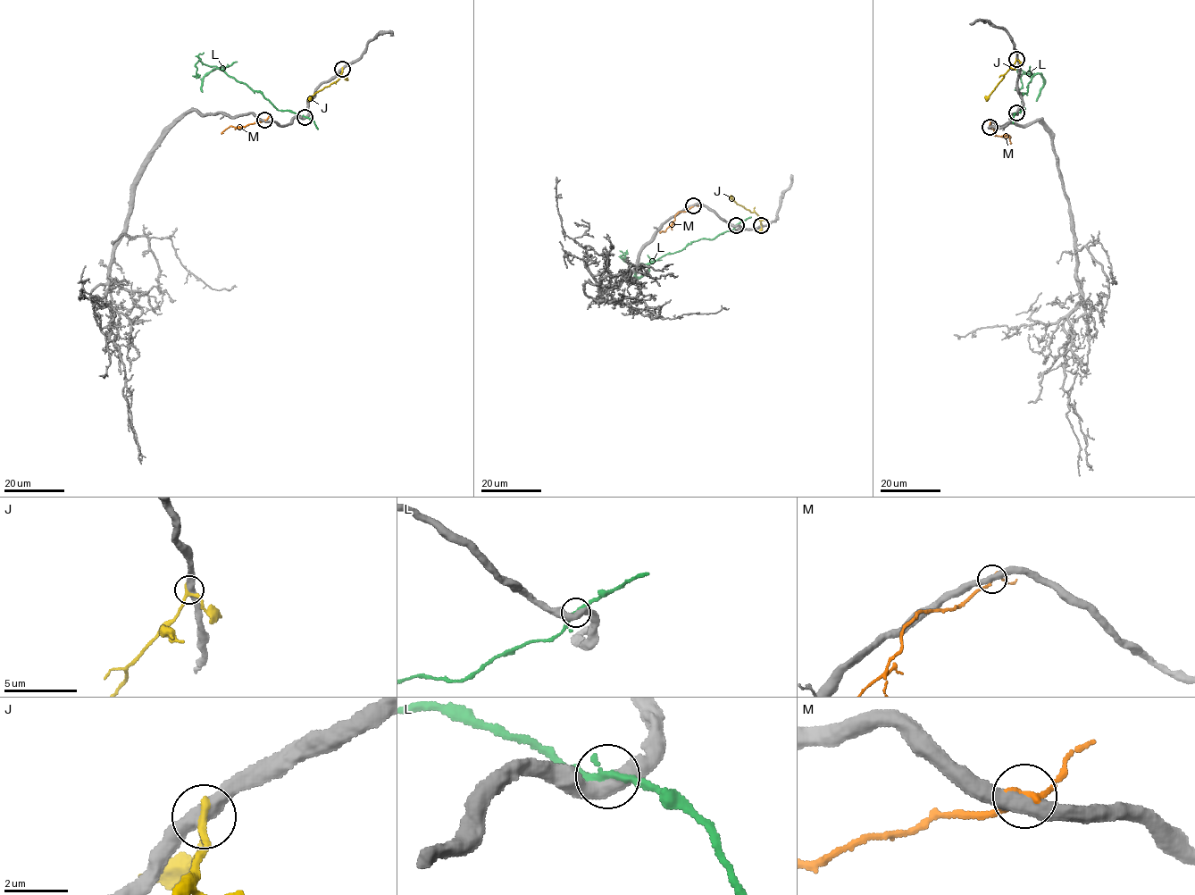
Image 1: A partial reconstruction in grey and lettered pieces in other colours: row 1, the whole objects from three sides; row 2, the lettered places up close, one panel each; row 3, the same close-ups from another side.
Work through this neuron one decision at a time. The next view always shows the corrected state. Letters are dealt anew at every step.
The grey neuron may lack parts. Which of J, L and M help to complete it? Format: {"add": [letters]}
{"add": ["L"]}

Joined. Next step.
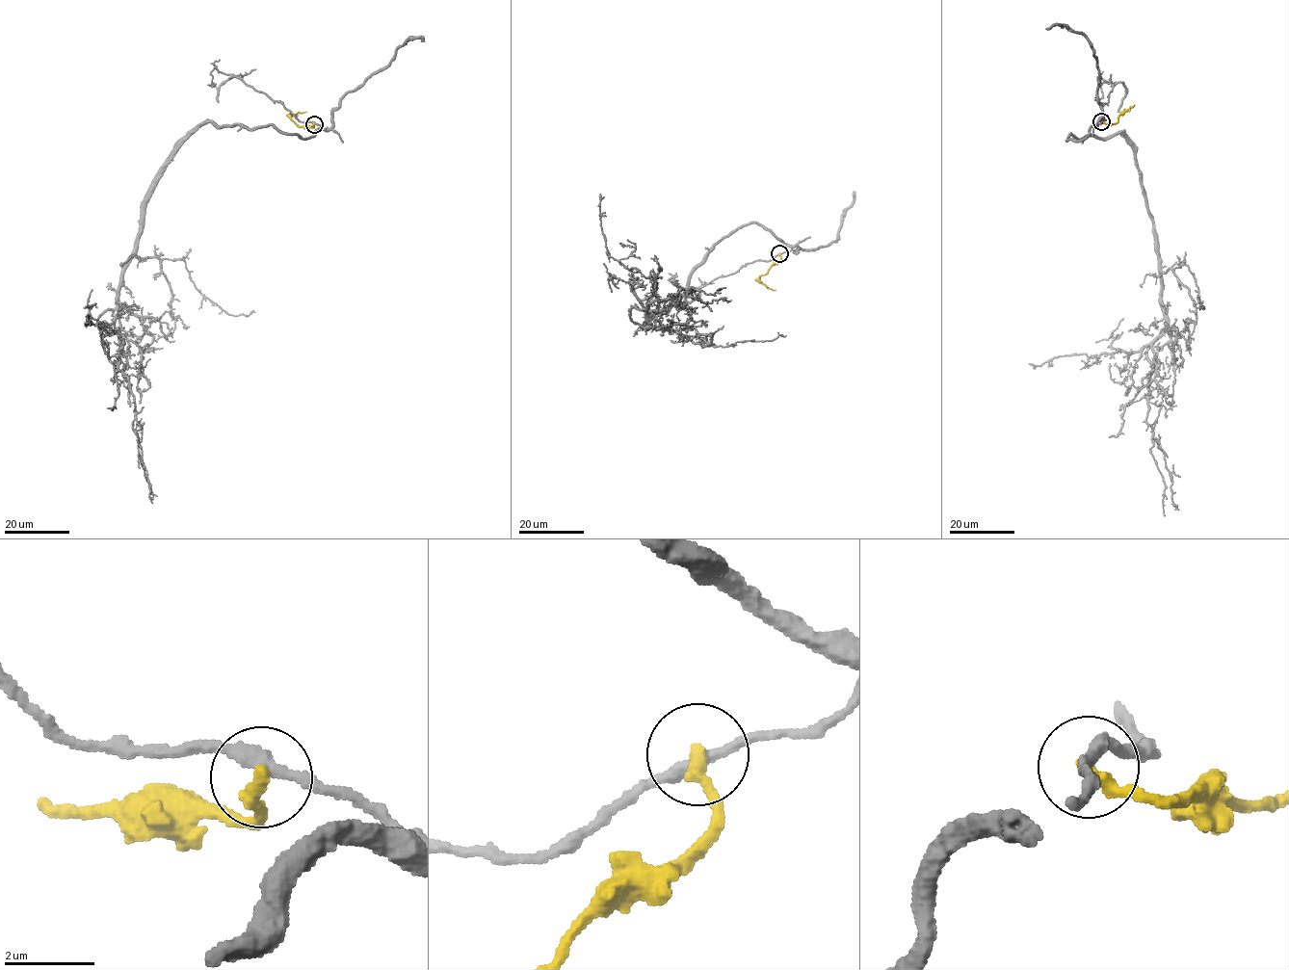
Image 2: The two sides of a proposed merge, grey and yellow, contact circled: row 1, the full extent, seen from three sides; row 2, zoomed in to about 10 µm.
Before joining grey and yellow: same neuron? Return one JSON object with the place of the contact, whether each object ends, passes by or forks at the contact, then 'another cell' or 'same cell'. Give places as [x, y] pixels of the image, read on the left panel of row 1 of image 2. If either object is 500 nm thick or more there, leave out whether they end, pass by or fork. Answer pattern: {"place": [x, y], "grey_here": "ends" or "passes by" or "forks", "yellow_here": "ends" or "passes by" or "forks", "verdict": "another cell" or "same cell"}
{"place": [314, 124], "grey_here": "passes by", "yellow_here": "ends", "verdict": "another cell"}

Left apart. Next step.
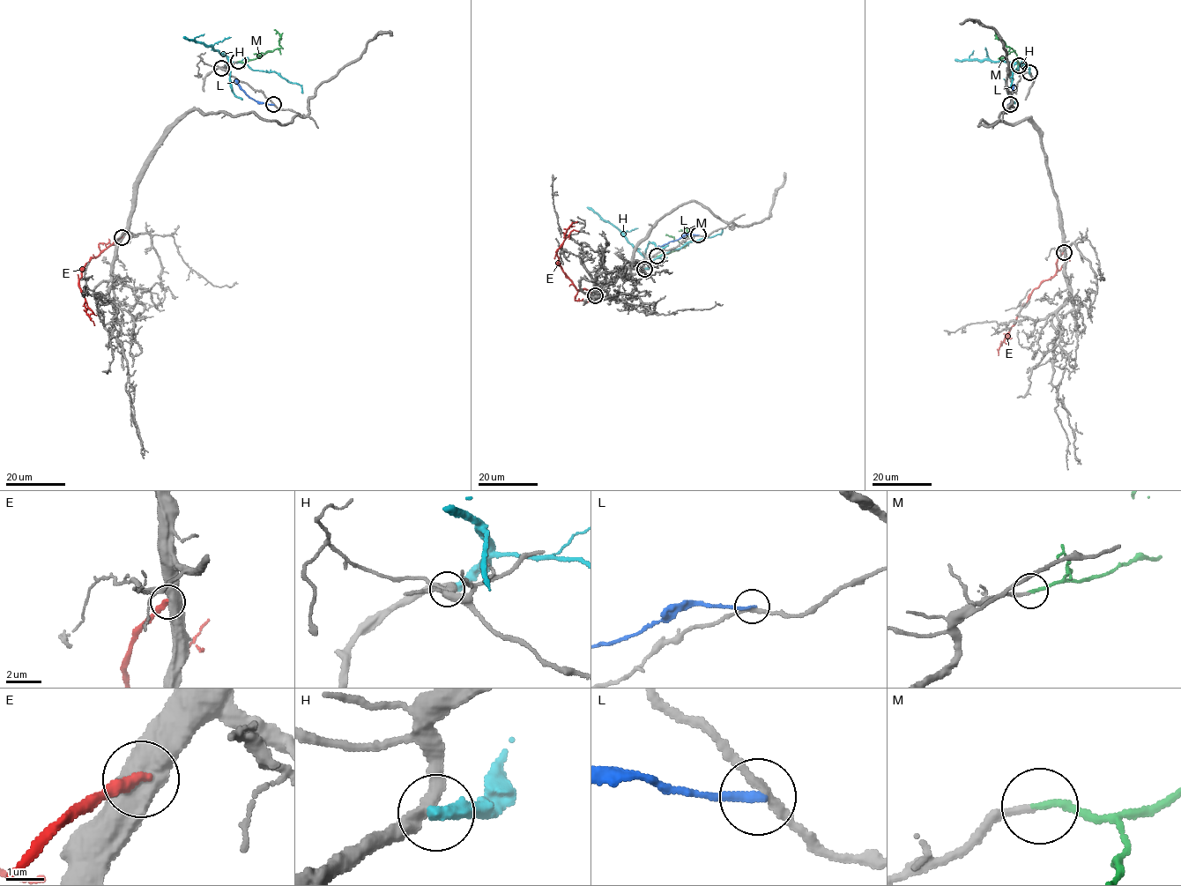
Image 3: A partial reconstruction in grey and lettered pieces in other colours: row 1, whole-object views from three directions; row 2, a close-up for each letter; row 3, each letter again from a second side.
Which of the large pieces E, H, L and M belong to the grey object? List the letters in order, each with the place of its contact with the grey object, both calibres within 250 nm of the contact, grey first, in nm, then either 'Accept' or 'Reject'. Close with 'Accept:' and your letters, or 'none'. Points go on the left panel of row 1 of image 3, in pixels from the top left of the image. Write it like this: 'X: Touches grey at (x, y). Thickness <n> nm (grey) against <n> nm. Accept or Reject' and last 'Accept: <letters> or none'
E: Touches grey at (122, 237). Thickness 650 nm (grey) against 300 nm. Reject
H: Touches grey at (221, 68). Thickness 340 nm (grey) against 440 nm. Reject
L: Touches grey at (273, 104). Thickness 200 nm (grey) against 190 nm. Reject
M: Touches grey at (238, 61). Thickness 160 nm (grey) against 180 nm. Accept
Accept: M

